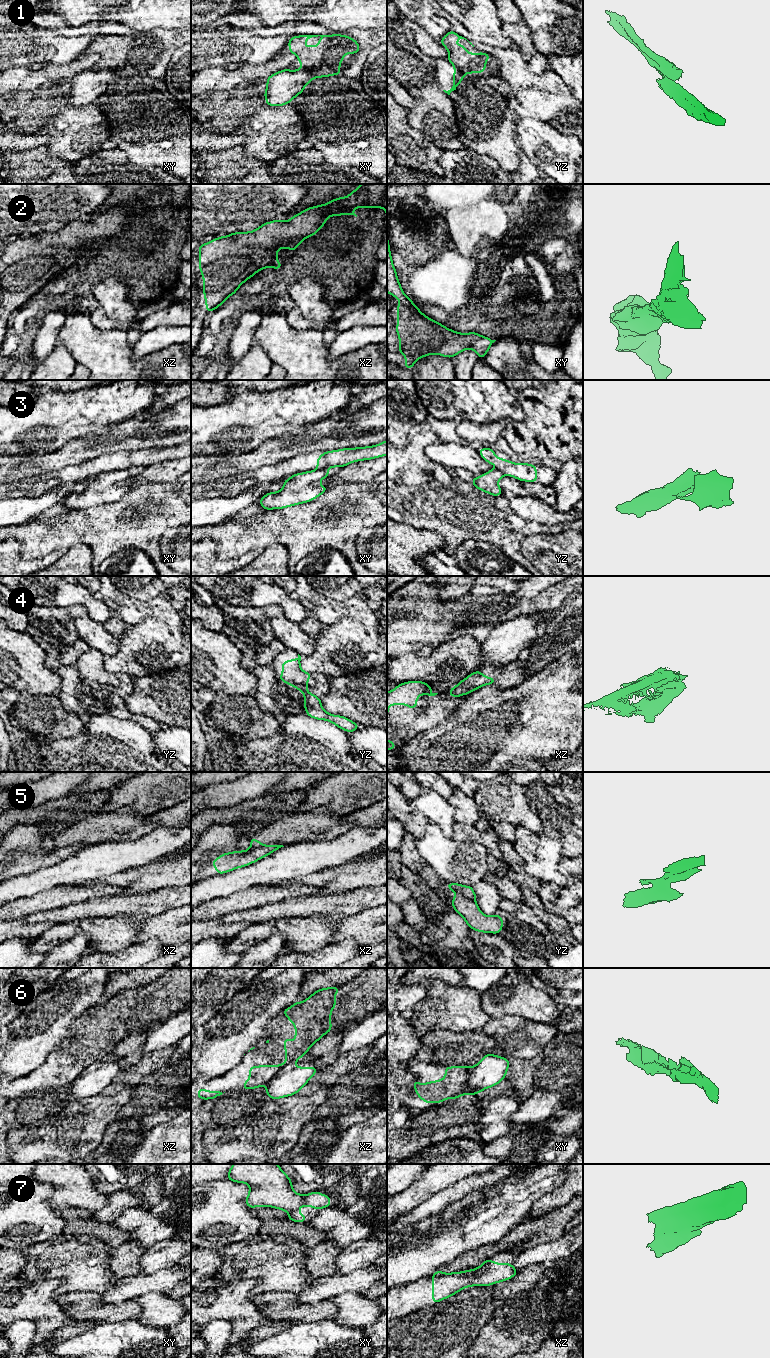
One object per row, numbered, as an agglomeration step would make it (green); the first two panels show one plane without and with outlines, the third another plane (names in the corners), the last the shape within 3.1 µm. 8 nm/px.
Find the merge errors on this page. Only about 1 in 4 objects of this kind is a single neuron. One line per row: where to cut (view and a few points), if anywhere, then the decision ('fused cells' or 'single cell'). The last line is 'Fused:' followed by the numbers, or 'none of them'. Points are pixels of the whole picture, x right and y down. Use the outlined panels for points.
1: cut xy (302, 67), (306, 68), (313, 77); fused cells
2: cut none; single cell
3: cut xy (317, 468), (323, 469); fused cells
4: cut yz (308, 692), (304, 694); fused cells
5: cut yz (455, 890), (474, 900); fused cells
6: cut xy (469, 1067), (467, 1084), (479, 1092); fused cells
7: cut xz (490, 1259), (465, 1287); fused cells
Fused: 1, 3, 4, 5, 6, 7

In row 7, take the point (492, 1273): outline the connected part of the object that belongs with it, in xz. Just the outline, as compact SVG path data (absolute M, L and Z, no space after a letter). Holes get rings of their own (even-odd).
M489 1260L482 1271L480 1271L467 1285L471 1286L490 1286L495 1283L509 1280L519 1273L513 1266L509 1263L495 1263L493 1260ZM466 1287L466 1288L467 1288Z

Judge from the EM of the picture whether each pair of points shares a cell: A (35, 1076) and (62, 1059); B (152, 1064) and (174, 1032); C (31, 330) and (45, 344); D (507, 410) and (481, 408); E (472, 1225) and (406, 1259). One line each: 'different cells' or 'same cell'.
A: same cell
B: different cells
C: different cells
D: same cell
E: same cell

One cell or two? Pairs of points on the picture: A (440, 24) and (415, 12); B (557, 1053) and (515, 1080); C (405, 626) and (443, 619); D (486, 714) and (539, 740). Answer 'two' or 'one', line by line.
A: one
B: one
C: one
D: one

